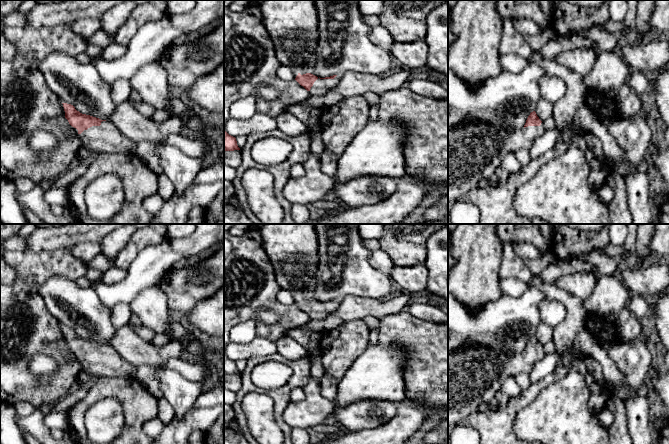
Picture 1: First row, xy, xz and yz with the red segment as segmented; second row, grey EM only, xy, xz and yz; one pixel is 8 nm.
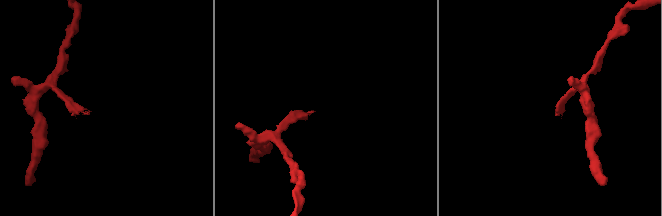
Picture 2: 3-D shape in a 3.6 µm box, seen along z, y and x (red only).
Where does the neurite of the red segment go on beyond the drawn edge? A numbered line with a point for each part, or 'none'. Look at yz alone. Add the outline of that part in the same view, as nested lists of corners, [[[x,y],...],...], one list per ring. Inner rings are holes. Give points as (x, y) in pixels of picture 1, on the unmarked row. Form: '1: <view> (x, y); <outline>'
1: yz (475, 373); [[[465,346],[448,354],[448,427],[459,425],[469,415],[477,412],[479,405],[489,402],[508,377],[530,373],[545,354],[543,346],[540,350],[528,350],[507,360],[485,346]]]

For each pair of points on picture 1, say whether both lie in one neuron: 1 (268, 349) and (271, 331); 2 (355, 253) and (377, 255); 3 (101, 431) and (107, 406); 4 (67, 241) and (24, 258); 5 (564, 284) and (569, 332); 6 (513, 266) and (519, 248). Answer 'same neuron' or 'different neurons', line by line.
1: different neurons
2: different neurons
3: same neuron
4: different neurons
5: different neurons
6: different neurons

